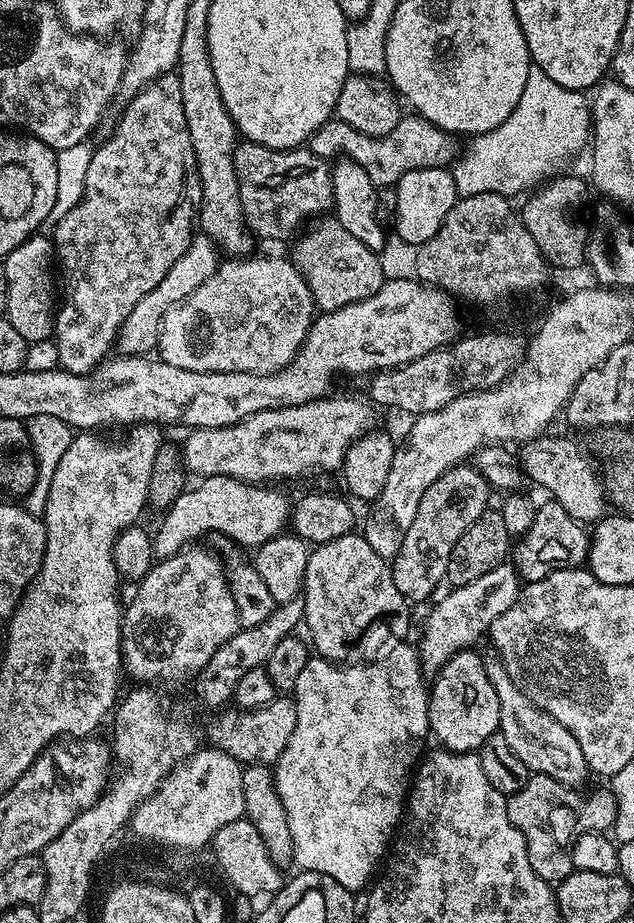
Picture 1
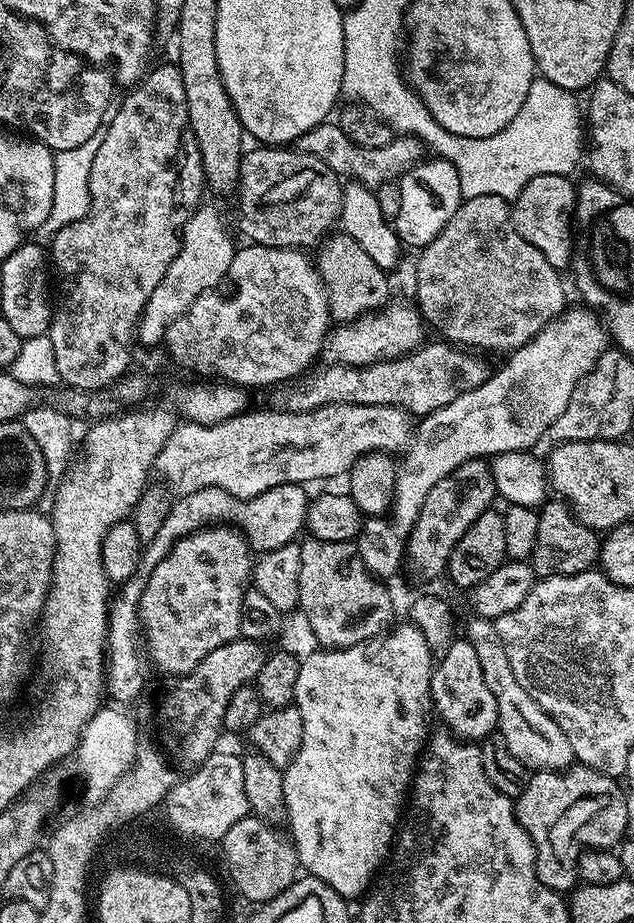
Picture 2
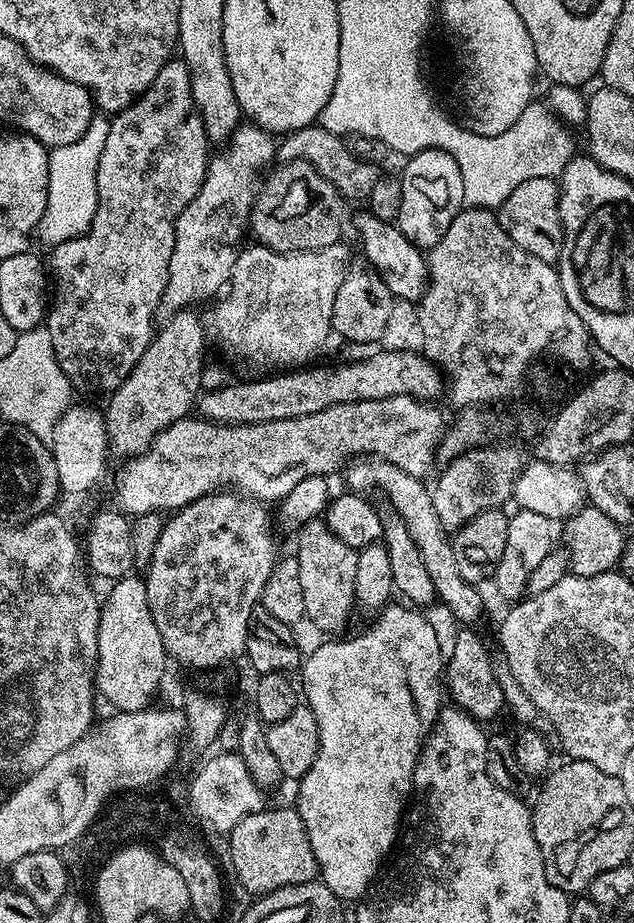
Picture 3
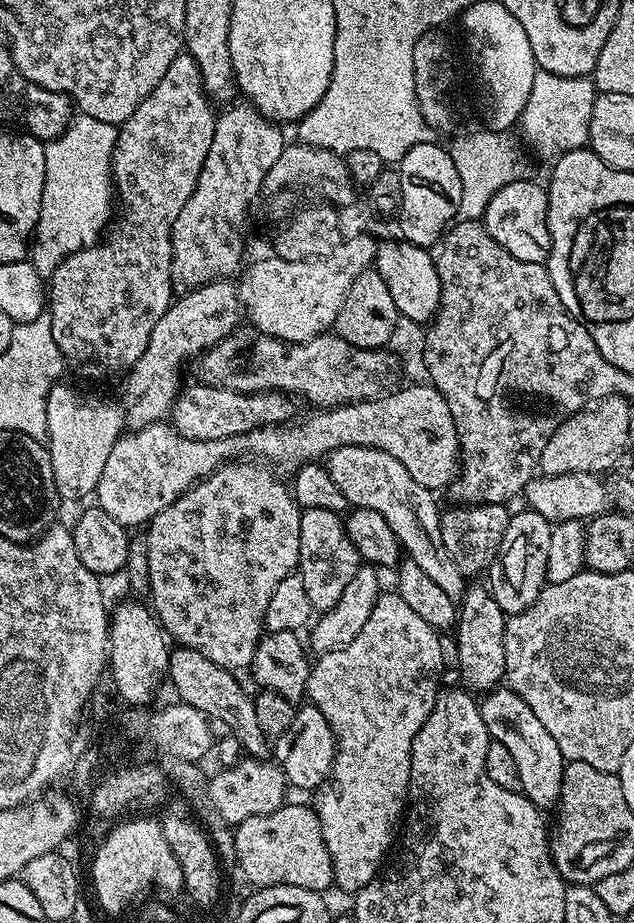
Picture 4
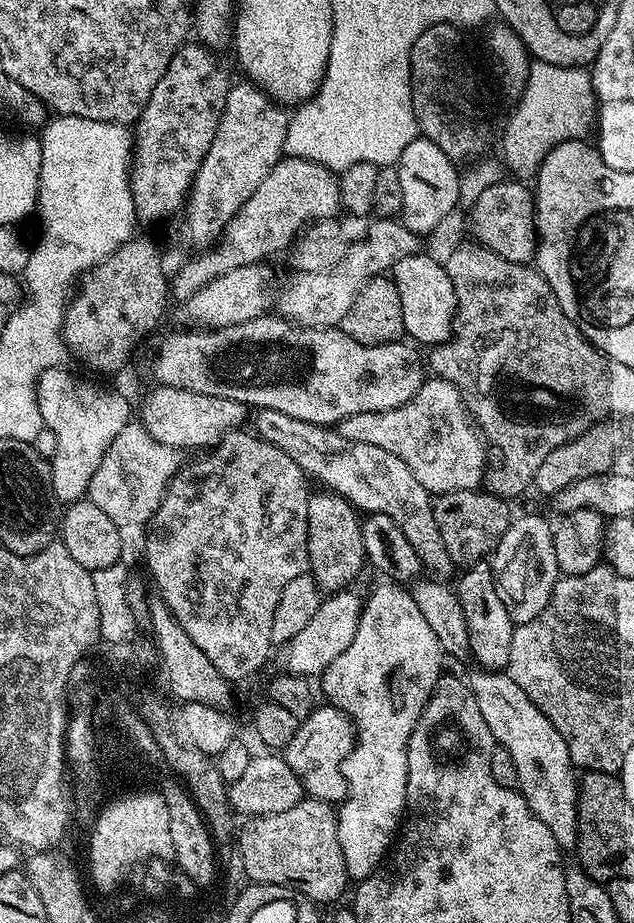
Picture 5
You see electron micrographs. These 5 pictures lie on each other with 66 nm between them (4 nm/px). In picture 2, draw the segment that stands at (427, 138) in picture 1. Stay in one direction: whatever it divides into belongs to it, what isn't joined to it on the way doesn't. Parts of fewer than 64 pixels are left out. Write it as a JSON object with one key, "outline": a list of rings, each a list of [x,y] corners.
{"outline":[[[325,122],[314,126],[314,130],[306,130],[294,141],[295,147],[299,151],[309,152],[322,158],[322,162],[326,162],[326,166],[330,166],[330,170],[334,170],[337,176],[351,178],[355,183],[365,184],[367,188],[373,190],[388,180],[399,180],[401,176],[405,176],[414,165],[421,163],[425,155],[423,152],[426,152],[425,145],[416,137],[403,134],[397,135],[386,146],[363,148],[350,139],[341,125],[339,128],[332,123]]]}

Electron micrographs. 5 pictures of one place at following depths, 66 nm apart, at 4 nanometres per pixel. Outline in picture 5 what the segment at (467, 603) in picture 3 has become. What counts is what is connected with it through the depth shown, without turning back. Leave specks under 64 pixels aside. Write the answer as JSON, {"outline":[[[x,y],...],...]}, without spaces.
{"outline":[[[257,409],[253,422],[255,435],[289,455],[309,479],[322,483],[319,485],[346,498],[359,513],[382,513],[393,518],[414,547],[421,565],[427,571],[432,571],[429,573],[446,578],[454,570],[450,554],[435,525],[432,494],[418,482],[402,458],[380,446],[343,438],[339,431],[331,427],[302,422],[278,410]]]}

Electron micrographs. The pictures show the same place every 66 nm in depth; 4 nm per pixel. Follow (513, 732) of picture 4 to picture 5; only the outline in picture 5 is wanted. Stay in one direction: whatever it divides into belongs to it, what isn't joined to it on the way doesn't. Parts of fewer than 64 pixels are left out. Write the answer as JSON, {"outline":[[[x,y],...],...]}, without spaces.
{"outline":[[[484,670],[479,673],[484,685],[471,685],[474,698],[478,702],[478,710],[482,710],[482,718],[486,718],[486,726],[490,726],[493,741],[506,749],[510,758],[514,758],[514,766],[518,766],[518,789],[521,796],[530,806],[530,810],[554,834],[560,851],[565,854],[576,850],[576,801],[578,799],[578,780],[574,773],[574,765],[562,734],[548,721],[546,714],[530,702],[526,690],[518,686],[500,670]]]}

